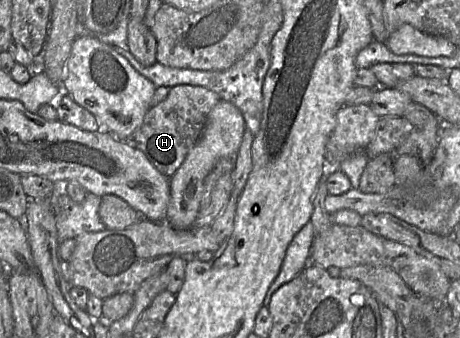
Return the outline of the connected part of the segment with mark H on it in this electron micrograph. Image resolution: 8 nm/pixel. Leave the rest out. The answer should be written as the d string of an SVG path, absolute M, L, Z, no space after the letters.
M176 85L163 101L150 107L133 136L123 141L133 144L160 173L171 178L200 139L209 113L220 100L218 94L205 87Z

